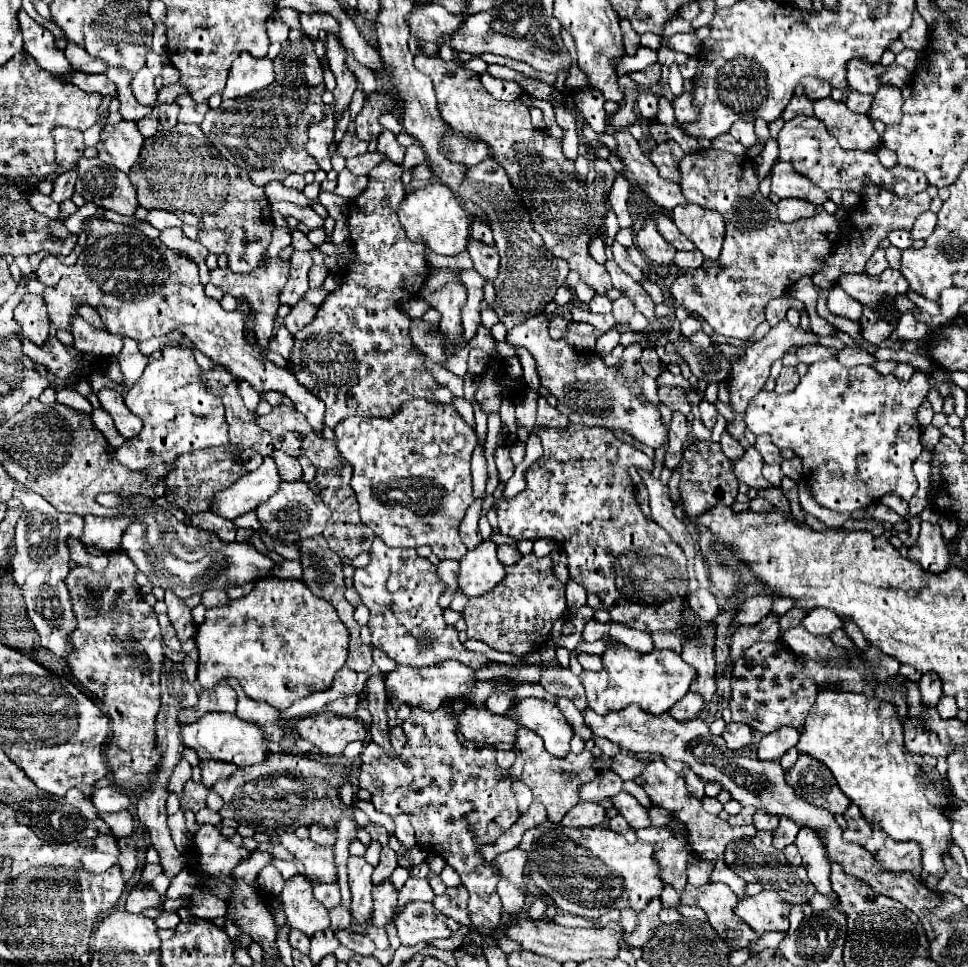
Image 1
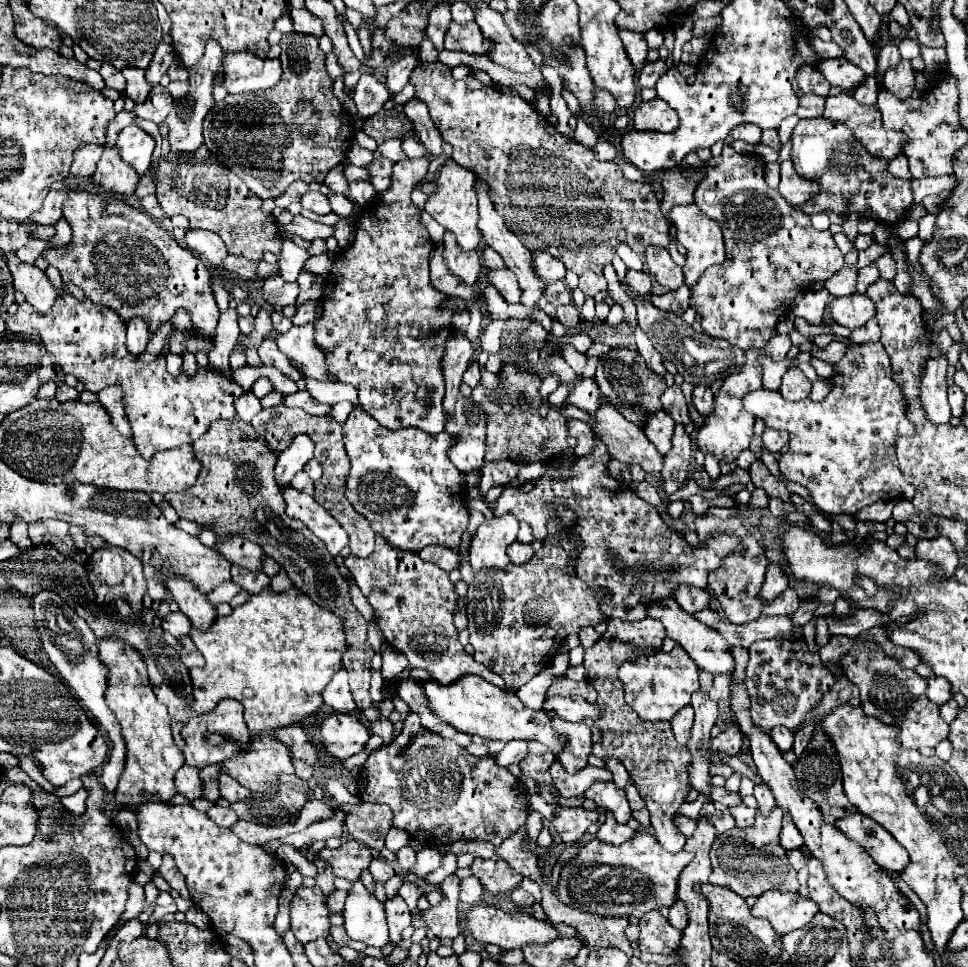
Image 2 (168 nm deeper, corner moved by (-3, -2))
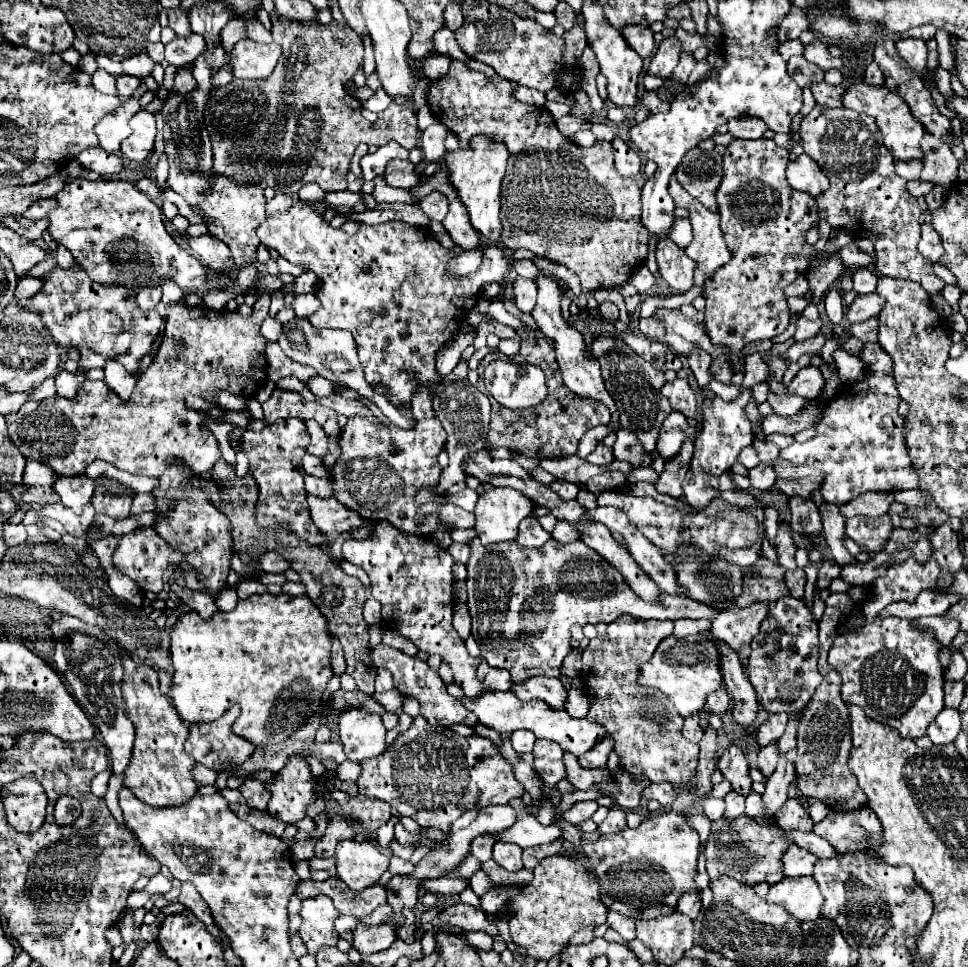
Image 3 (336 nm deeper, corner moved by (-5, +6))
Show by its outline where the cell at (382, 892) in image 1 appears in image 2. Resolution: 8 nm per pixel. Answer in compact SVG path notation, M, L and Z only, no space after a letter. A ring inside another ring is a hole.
M400 896L386 900L384 908L386 908L386 918L388 918L388 928L390 928L390 942L400 944L402 930L410 926L410 910Z

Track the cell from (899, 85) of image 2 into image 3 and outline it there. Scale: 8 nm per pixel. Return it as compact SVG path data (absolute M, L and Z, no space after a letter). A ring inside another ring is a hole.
M900 38L896 42L896 50L900 54L900 58L918 74L924 76L926 74L926 42L924 40L916 40L916 38Z

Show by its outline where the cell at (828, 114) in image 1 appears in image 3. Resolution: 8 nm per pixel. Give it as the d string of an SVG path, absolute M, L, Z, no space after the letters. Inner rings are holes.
M858 82L858 84L848 86L840 100L842 100L844 108L850 108L858 114L868 114L878 122L878 130L884 138L884 146L892 152L894 160L908 160L908 158L920 158L922 156L920 138L924 136L924 124L920 124L912 116L908 104L900 96L890 92L886 86L868 86L864 82Z

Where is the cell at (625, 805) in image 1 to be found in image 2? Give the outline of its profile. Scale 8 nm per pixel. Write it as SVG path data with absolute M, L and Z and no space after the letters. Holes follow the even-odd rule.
M598 780L584 792L584 796L594 800L600 808L612 812L616 822L620 822L620 824L626 824L628 818L632 816L632 810L626 800L626 792L616 788L614 782L600 782Z

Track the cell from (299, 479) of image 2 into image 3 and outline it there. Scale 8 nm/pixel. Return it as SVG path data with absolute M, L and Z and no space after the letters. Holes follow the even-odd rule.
M306 476L306 490L308 494L314 494L318 498L330 498L332 496L332 482L328 478L316 478L316 476Z

